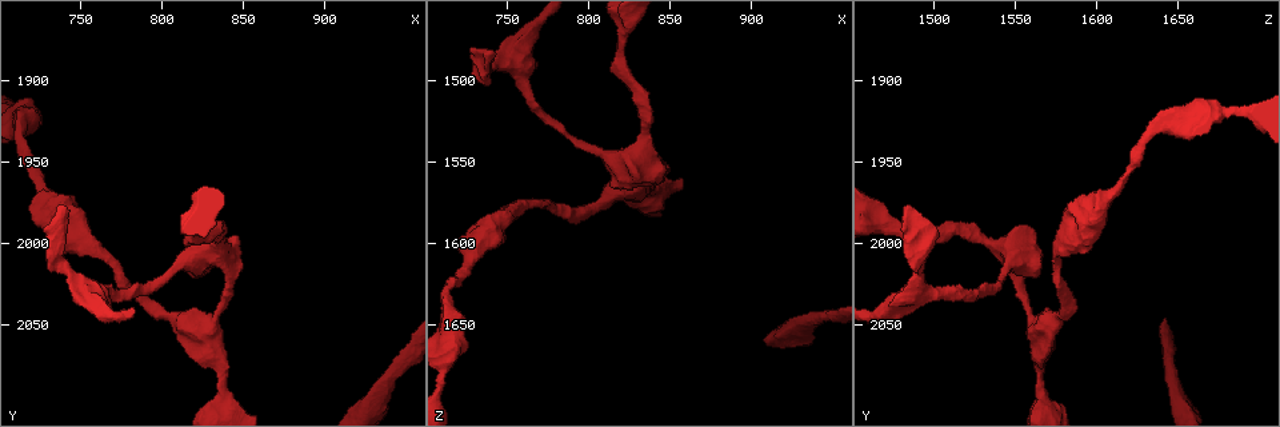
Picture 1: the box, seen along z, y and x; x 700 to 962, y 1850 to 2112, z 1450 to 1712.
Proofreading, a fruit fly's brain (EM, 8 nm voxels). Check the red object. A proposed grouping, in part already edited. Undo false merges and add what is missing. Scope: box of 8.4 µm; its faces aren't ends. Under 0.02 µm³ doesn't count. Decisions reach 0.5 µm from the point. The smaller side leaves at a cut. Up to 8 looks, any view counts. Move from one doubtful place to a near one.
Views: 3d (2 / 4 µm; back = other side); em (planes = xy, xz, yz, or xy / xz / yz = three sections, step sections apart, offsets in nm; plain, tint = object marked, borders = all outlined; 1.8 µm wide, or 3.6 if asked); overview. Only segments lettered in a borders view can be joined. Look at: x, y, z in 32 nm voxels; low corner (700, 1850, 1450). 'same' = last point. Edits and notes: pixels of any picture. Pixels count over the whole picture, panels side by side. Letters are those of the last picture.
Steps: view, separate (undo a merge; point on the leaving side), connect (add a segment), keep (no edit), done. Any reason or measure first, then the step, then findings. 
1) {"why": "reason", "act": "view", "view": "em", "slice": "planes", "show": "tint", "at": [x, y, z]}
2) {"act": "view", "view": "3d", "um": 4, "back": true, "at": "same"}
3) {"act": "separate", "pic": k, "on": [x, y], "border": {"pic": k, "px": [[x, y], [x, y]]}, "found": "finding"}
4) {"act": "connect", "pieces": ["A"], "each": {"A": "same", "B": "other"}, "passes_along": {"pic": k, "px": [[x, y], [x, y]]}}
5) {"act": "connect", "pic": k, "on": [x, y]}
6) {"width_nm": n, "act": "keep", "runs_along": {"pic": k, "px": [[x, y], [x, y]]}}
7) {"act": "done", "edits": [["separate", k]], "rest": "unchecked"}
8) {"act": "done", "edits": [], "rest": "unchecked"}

{"why": "branch stops here", "act": "view", "view": "3d", "um": 2, "at": [736, 1976, 1482]}

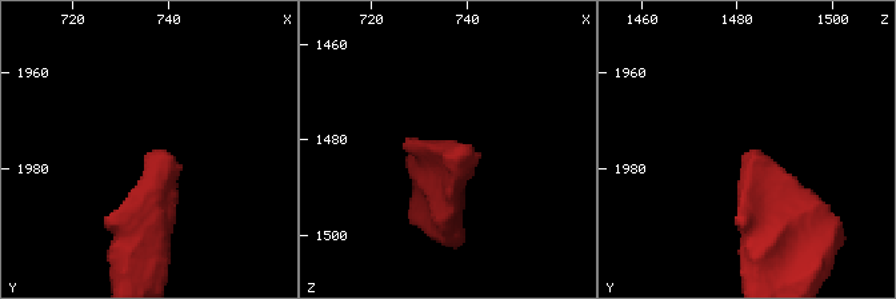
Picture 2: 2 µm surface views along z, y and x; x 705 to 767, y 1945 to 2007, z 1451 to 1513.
{"why": "need the tissue", "act": "view", "view": "em", "slice": "planes", "show": "borders", "at": [735, 1977, 1483]}

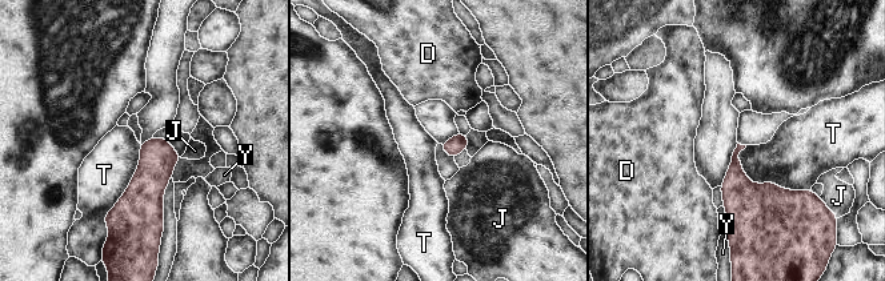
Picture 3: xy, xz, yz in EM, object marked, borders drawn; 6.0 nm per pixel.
{"act": "keep", "each": {"D": "other", "J": "other", "T": "other", "Y": "other"}, "found": "no lettered segment goes on from it"}

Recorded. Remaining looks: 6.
{"why": "narrows sharply", "act": "view", "view": "em", "um": 3.6, "slice": "yz", "step": 4, "show": "borders", "at": [834, 2006, 1550]}

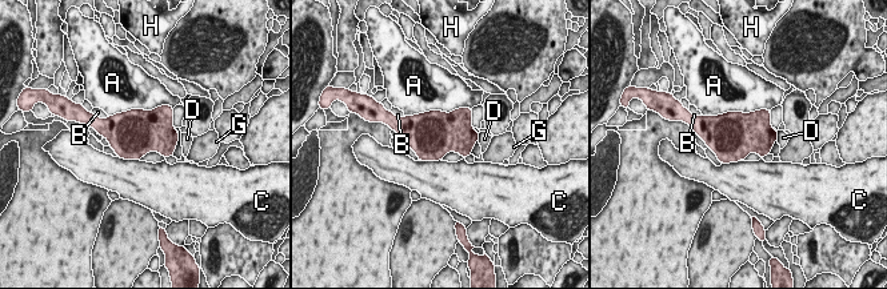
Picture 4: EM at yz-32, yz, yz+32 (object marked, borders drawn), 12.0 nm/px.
{"why": "cut it another way", "act": "view", "view": "em", "um": 3.6, "slice": "planes", "show": "borders", "at": "same"}

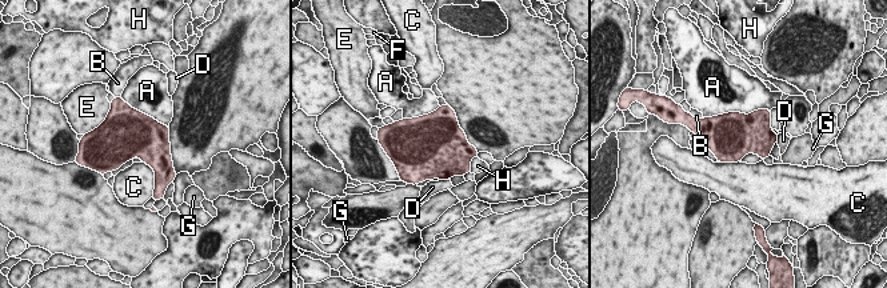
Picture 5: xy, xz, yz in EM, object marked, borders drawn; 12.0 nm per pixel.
{"act": "keep", "each": {"A": "other", "B": "other", "C": "other", "D": "other", "E": "other", "F": "other", "G": "other", "H": "other"}, "border": {"pic": 5, "px": [[142, 162], [152, 170], [155, 186]]}, "found": "continuous, no second cell"}

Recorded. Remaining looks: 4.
{"act": "view", "view": "em", "slice": "planes", "show": "borders", "at": [836, 2088, 1566]}

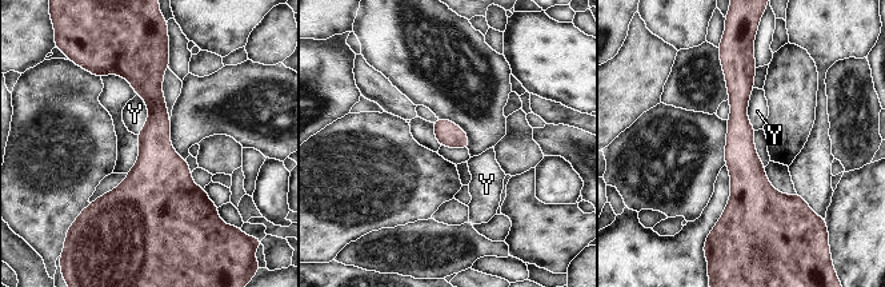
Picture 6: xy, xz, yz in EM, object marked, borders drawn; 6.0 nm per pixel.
{"width_nm": 150, "act": "keep", "each": {"Y": "other"}, "runs_along": {"pic": 6, "px": [[740, 60], [740, 155], [753, 220]]}, "found": "one cell here"}

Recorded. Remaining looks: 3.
{"act": "done", "edits": [], "rest": "unchecked"}

